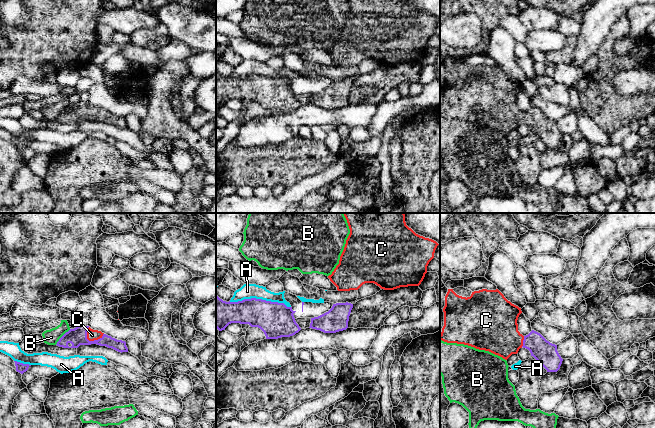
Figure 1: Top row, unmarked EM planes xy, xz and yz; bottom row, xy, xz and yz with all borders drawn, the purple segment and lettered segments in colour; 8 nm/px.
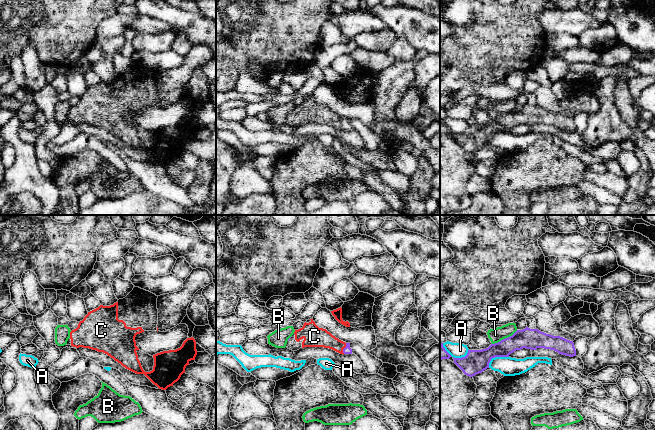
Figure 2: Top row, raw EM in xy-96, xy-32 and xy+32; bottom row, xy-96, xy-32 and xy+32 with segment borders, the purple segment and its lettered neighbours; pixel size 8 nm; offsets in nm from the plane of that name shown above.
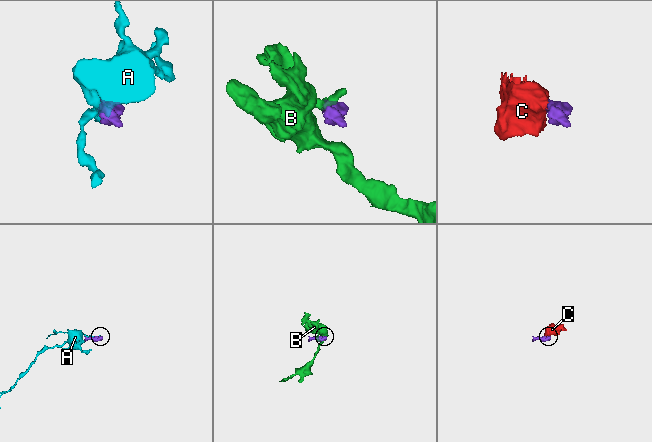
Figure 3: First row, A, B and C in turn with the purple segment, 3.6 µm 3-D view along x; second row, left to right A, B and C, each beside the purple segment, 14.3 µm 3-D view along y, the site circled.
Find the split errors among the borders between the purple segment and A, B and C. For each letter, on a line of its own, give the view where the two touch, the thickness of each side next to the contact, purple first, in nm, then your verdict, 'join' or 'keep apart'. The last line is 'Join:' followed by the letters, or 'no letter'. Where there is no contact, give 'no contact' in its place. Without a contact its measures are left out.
A: xz | 280/120 nm | keep apart
B: xy | 140/120 nm | keep apart
C: xy | 140/90 nm | join
Join: C

